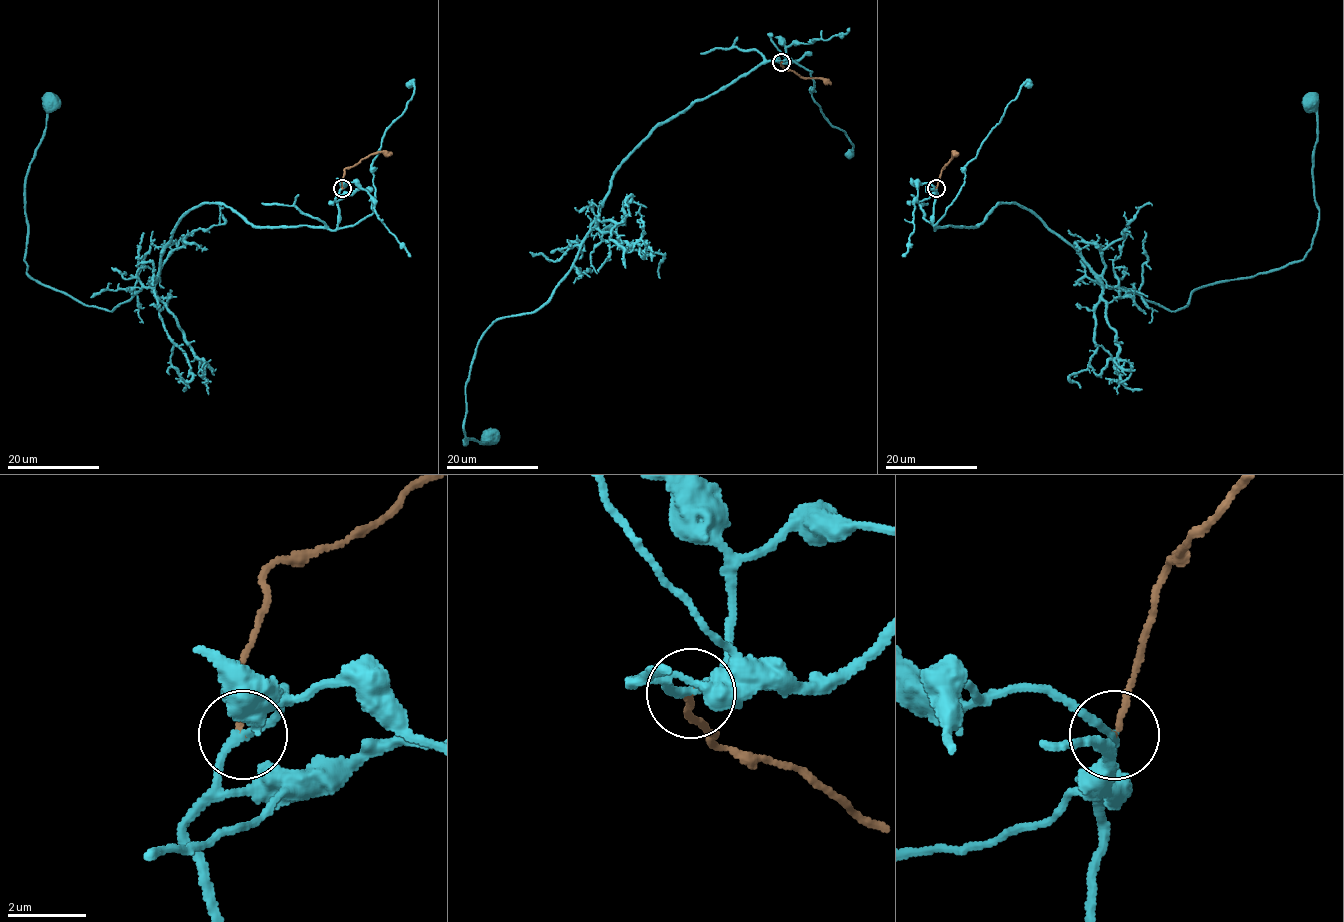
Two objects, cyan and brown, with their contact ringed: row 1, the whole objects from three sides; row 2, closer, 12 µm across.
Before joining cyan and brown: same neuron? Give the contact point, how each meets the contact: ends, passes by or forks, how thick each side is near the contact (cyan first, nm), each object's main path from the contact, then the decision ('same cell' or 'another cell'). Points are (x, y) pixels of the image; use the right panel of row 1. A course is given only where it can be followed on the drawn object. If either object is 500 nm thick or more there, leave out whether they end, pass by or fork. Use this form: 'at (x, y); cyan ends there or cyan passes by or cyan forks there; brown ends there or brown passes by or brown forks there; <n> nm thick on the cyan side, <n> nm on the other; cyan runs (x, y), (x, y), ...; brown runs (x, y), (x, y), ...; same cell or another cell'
at (936, 188); cyan passes by; brown ends there; 190 nm thick on the cyan side, 160 nm on the other; cyan runs (936, 188), (934, 230), (977, 227), (1017, 203), (1104, 285), (1170, 310), (1310, 247), (1308, 101); brown runs (936, 188), (951, 153), (958, 153); same cell

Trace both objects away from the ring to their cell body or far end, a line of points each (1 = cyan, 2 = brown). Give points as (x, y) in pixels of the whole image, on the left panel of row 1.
1: (342, 188), (334, 230), (202, 203), (153, 285), (86, 306), (24, 261), (49, 101)
2: (342, 188), (345, 168), (373, 153), (391, 153)

